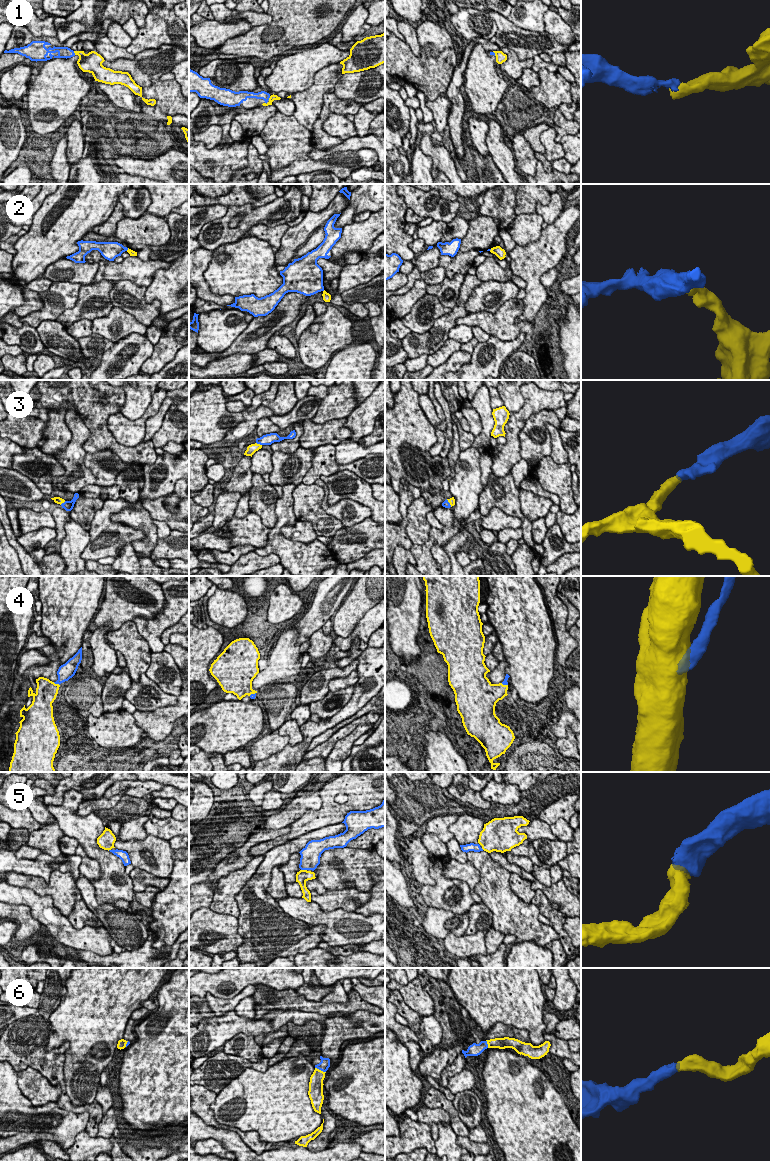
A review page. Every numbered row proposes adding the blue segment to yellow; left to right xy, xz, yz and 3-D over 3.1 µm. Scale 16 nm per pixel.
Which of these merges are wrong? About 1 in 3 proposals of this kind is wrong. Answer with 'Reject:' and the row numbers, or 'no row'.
Reject: 2

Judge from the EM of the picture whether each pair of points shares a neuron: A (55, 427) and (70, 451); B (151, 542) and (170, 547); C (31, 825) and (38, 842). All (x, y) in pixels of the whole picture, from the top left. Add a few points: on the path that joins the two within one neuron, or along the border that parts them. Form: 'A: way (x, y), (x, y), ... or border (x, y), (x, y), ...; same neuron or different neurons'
A: border (65, 422), (71, 439), (62, 450), (53, 455); different neurons
B: border (158, 538), (151, 551), (152, 560); different neurons
C: border (40, 828), (30, 832); different neurons

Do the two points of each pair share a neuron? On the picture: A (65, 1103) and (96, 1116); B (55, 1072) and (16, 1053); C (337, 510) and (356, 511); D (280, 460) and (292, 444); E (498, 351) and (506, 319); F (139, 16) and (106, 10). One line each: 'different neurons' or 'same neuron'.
A: same neuron
B: same neuron
C: same neuron
D: different neurons
E: different neurons
F: same neuron

